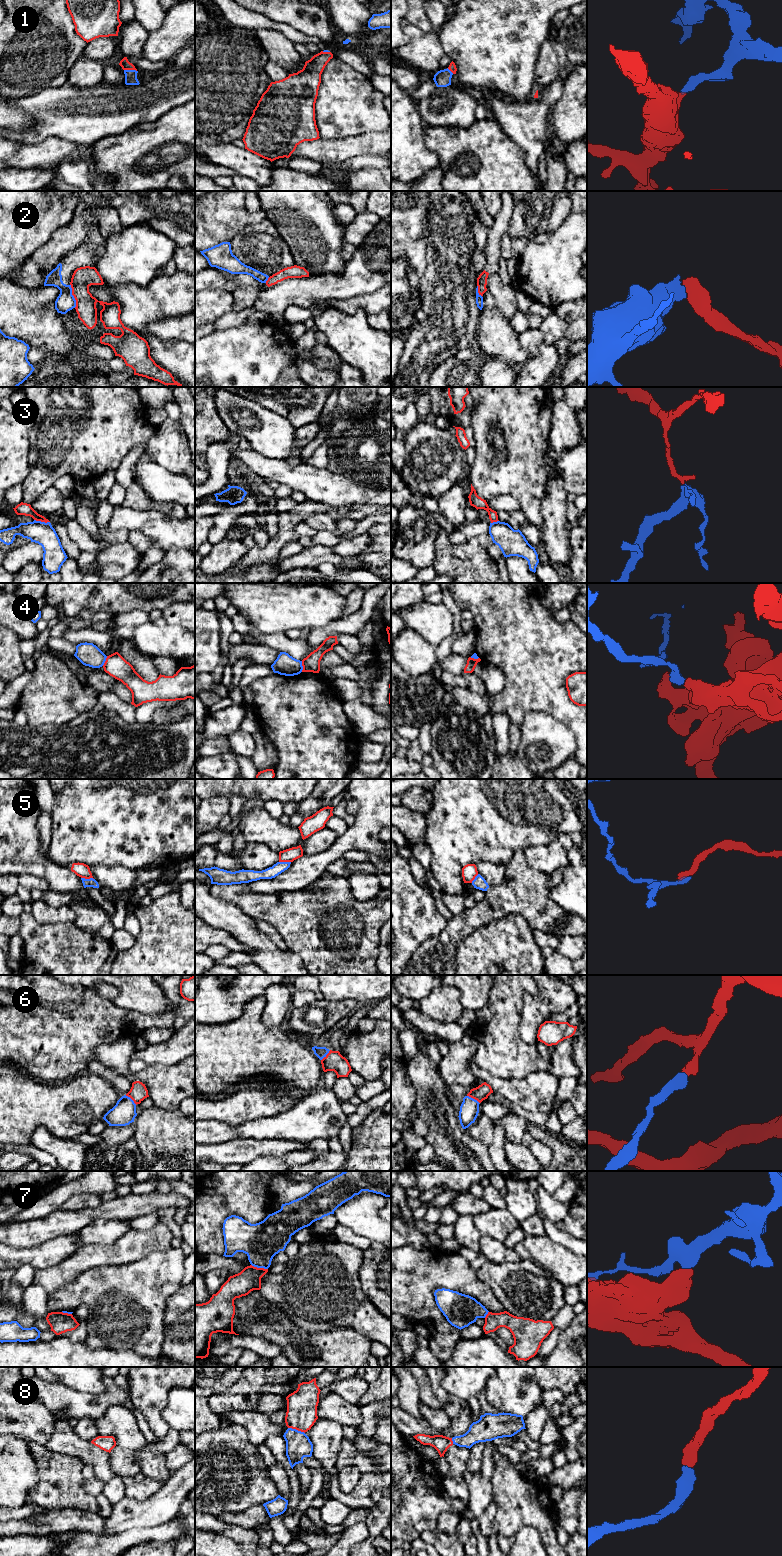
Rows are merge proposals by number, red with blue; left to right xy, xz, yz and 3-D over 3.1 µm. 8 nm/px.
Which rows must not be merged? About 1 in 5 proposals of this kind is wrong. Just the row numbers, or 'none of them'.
2, 3, 4, 5, 7

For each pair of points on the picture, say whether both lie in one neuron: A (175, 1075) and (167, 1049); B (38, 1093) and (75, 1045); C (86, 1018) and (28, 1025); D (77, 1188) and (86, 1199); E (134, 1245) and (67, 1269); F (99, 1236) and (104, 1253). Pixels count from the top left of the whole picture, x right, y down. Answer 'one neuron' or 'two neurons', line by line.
A: two neurons
B: two neurons
C: one neuron
D: two neurons
E: one neuron
F: two neurons

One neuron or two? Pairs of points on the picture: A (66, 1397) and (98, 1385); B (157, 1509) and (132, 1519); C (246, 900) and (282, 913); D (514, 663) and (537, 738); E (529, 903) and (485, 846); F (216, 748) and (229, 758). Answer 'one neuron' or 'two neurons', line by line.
A: two neurons
B: one neuron
C: one neuron
D: two neurons
E: two neurons
F: two neurons

